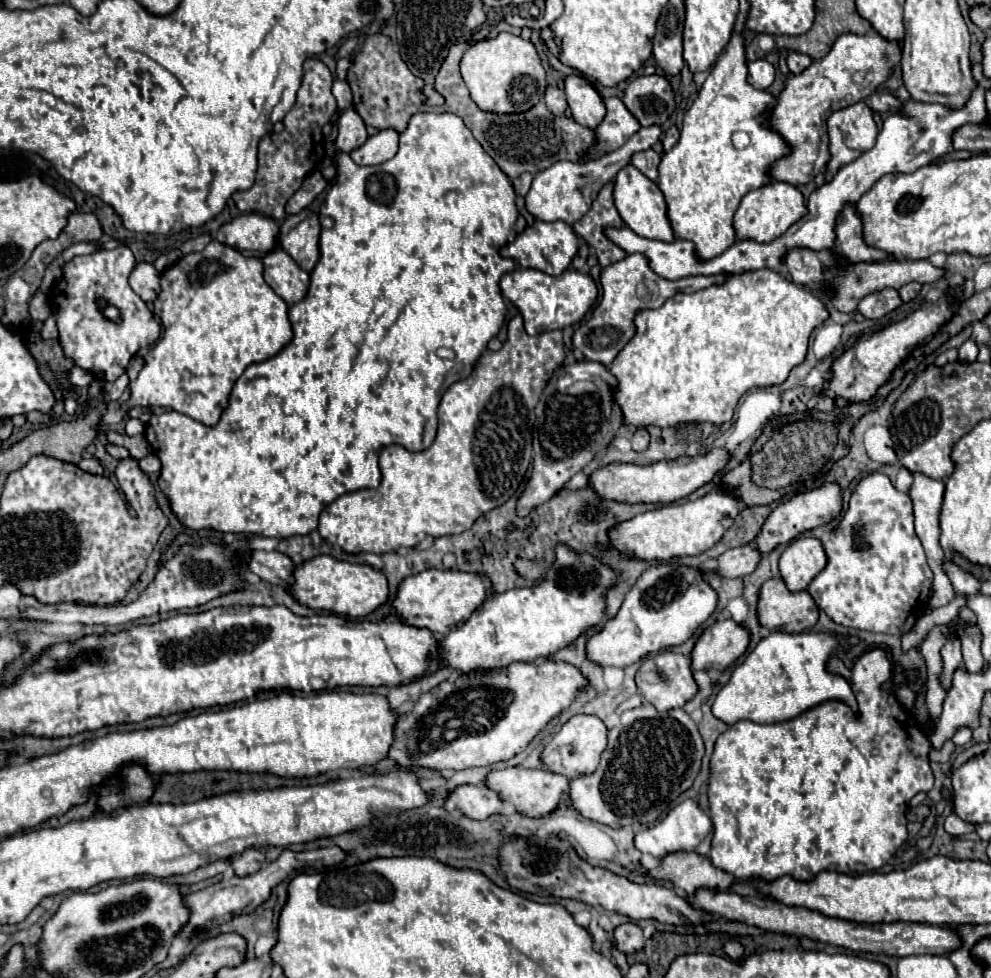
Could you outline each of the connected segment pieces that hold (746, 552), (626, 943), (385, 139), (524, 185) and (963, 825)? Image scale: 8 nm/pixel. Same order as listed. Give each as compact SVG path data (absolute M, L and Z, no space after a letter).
M752 542L746 546L738 546L732 550L726 550L720 558L718 558L718 572L726 578L740 578L746 576L750 572L756 570L756 566L762 560L762 552L758 550L758 546Z
M628 922L628 924L622 924L620 928L616 928L614 940L616 940L616 946L624 954L632 954L636 950L642 950L644 942L646 942L646 938L642 934L642 928L634 922Z
M382 130L368 138L360 148L350 152L350 158L360 166L376 166L390 160L398 150L398 134L394 130Z
M528 172L524 176L518 176L516 180L512 180L512 186L518 196L526 196L530 190L530 184L532 184L532 174L528 174Z
M950 814L950 816L946 818L944 828L946 828L946 832L952 834L952 836L962 836L962 834L974 832L974 826L968 824L968 822L964 822L964 820L960 820L956 814Z

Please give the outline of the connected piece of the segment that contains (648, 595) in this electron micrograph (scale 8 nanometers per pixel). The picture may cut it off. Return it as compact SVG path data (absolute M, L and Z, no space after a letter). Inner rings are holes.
M670 562L650 566L626 594L616 618L608 620L606 626L588 640L588 658L602 666L624 668L648 654L678 646L686 642L714 614L716 604L718 594L704 580L698 568L676 566Z

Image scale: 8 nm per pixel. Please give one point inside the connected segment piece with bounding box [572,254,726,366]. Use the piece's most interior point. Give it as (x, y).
(628, 286)

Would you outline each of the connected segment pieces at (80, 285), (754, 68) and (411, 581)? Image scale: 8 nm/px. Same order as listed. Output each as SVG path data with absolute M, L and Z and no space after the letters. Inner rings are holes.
M120 246L116 250L98 250L88 256L74 256L56 286L50 290L48 298L54 306L58 306L58 332L60 346L68 358L74 360L76 366L92 372L104 382L114 382L128 368L130 358L144 346L154 344L160 338L160 324L154 314L148 310L146 302L134 294L128 284L128 276L134 268L134 256L128 246ZM96 298L108 298L114 306L120 308L124 320L120 324L112 324L100 318L100 310L96 306Z
M756 60L748 64L748 82L756 90L766 90L774 82L774 68L766 60Z
M428 568L418 576L410 576L400 584L394 608L402 620L412 626L428 628L436 634L446 636L456 626L464 624L468 616L488 598L492 580L484 572L458 572L458 570L436 570Z

